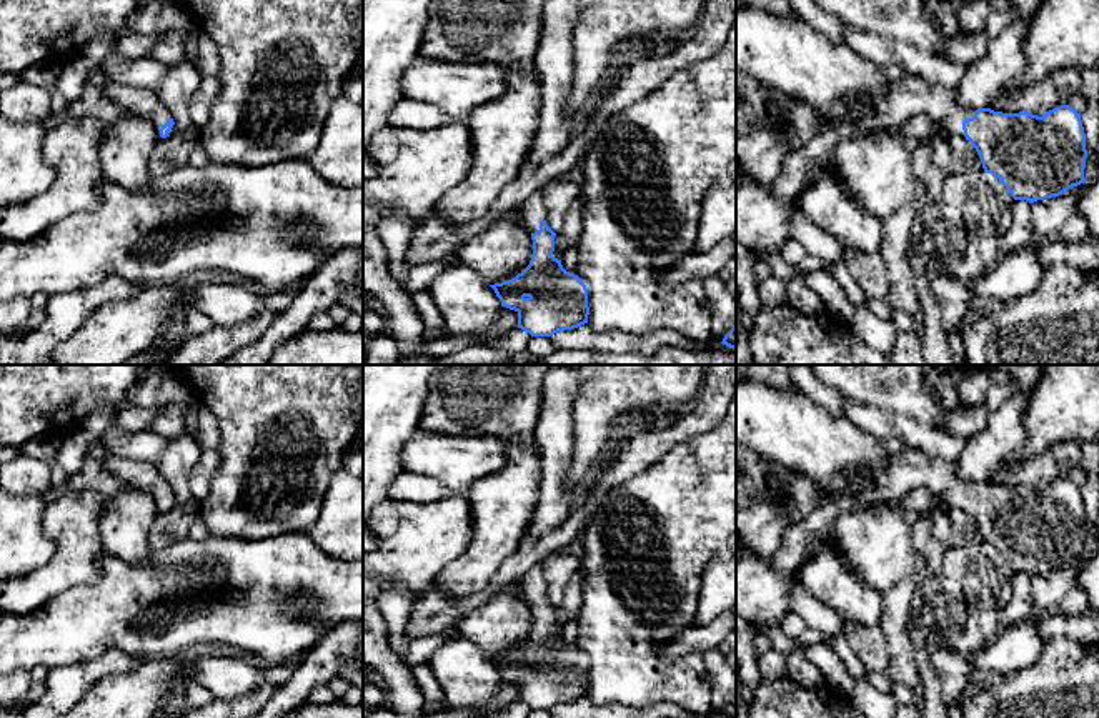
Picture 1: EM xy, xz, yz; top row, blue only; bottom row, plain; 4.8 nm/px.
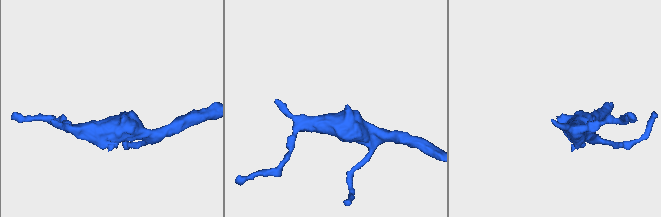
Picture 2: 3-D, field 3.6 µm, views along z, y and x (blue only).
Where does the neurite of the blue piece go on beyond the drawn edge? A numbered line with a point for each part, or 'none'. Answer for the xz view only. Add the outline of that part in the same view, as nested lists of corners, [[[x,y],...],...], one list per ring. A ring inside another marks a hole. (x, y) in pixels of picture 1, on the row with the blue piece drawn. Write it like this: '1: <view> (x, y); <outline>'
1: xz (532, 210); [[[540,188],[531,193],[518,208],[516,208],[520,223],[531,235],[540,230],[540,222],[546,220],[545,208],[545,190]]]

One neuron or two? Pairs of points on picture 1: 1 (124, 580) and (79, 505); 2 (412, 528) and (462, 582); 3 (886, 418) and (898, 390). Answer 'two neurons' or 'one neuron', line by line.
1: two neurons
2: two neurons
3: two neurons

